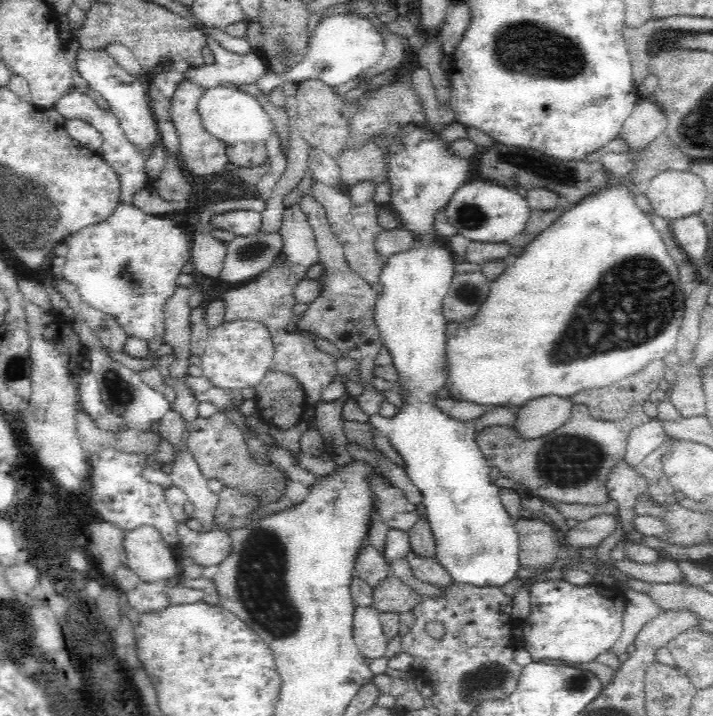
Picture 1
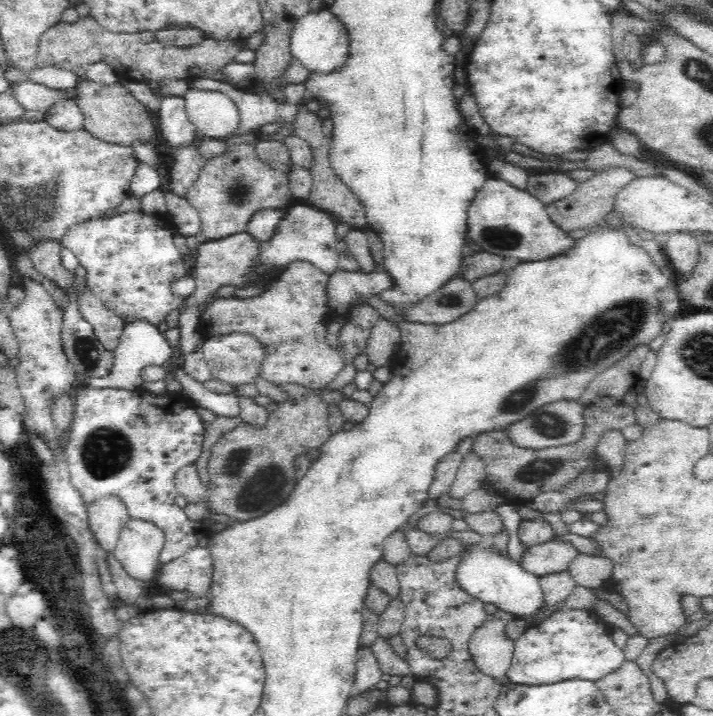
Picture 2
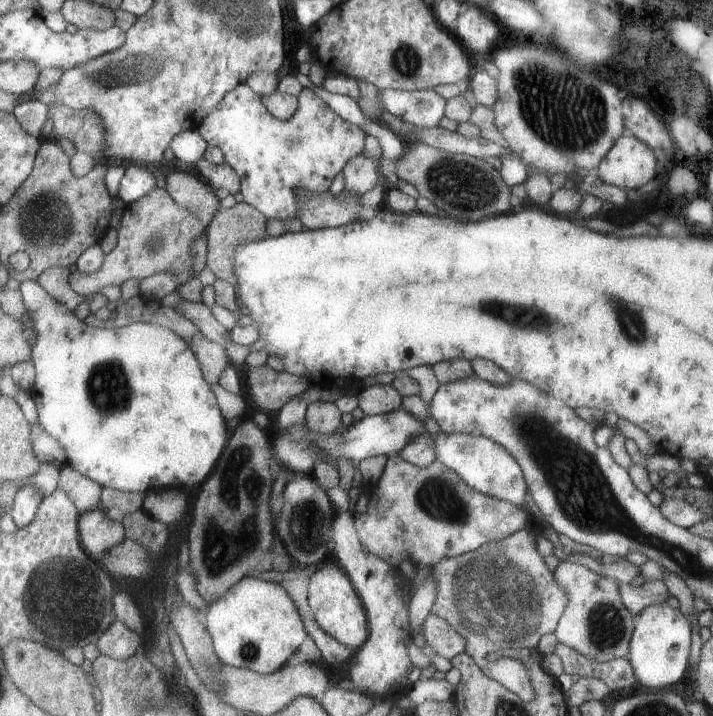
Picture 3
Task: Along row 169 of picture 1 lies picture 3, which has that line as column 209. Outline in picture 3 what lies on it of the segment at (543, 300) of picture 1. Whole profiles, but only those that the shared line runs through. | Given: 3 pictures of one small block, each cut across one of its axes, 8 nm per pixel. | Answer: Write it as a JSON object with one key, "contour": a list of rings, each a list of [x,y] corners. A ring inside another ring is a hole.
{"contour":[[[245,578],[233,586],[225,598],[207,604],[203,612],[205,626],[215,638],[215,648],[225,666],[253,670],[263,676],[277,674],[287,660],[301,648],[309,632],[299,606],[285,586],[259,578]]]}

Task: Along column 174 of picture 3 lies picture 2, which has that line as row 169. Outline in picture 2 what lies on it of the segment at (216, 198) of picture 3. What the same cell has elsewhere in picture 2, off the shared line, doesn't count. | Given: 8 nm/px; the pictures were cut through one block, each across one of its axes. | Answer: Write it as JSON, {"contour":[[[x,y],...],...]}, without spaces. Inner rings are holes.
{"contour":[[[194,144],[192,148],[188,148],[184,152],[174,152],[174,166],[170,170],[170,180],[168,180],[166,188],[176,198],[182,198],[182,200],[186,200],[188,188],[196,180],[196,172],[198,172],[200,164],[204,164],[204,160],[196,152],[196,146],[198,144]]]}

